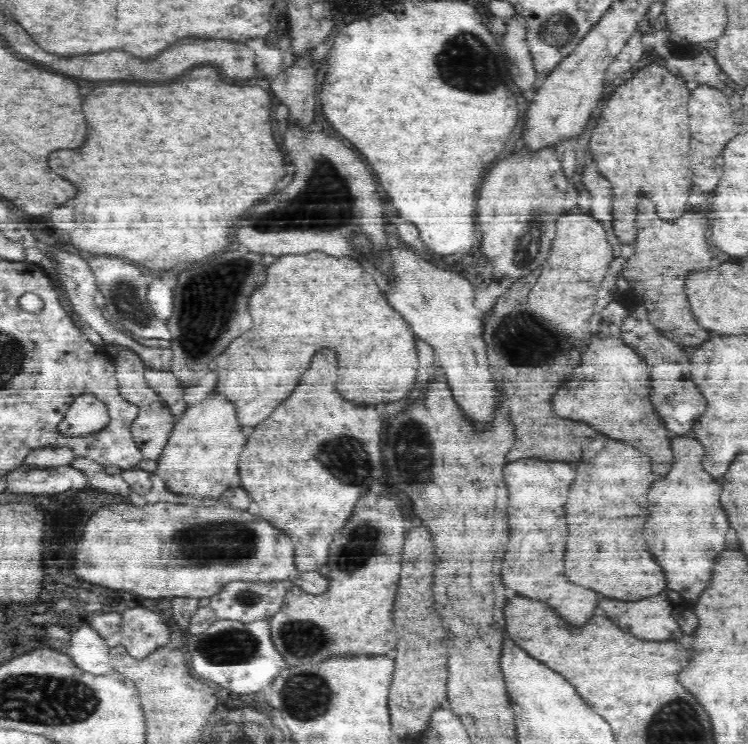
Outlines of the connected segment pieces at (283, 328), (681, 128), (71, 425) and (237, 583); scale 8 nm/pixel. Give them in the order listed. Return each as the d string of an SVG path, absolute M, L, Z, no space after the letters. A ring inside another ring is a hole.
M310 252L294 256L284 255L265 270L266 280L254 289L250 295L249 313L254 320L254 328L242 334L238 340L226 345L214 360L212 369L206 376L211 388L210 394L228 400L236 410L238 426L256 426L264 420L288 394L294 390L300 378L294 380L294 374L302 374L306 366L276 370L276 360L272 358L276 350L276 342L280 338L310 338L310 346L316 348L332 348L338 354L338 376L336 388L346 400L376 404L382 400L400 398L408 386L414 382L416 374L416 350L414 350L414 334L406 316L402 316L394 306L386 302L376 280L362 268L362 264L354 256L328 256L322 252Z
M652 62L610 96L592 129L589 150L598 170L610 178L614 194L613 224L622 242L634 240L634 220L640 192L652 194L662 218L678 218L684 212L692 172L688 150L692 140L688 80L668 67Z
M80 393L69 406L58 430L64 435L80 436L100 432L110 422L108 405L92 393Z
M234 580L210 597L209 607L216 611L217 617L249 621L258 617L270 617L283 606L289 583L282 580Z

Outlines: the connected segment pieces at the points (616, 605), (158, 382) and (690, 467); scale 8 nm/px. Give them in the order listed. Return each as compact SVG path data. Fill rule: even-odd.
M660 592L656 596L644 598L644 600L636 600L636 602L624 602L624 600L600 600L598 608L612 618L614 624L618 624L618 628L622 628L624 632L630 632L632 636L638 636L638 639L644 641L664 641L672 639L678 640L684 638L684 630L678 624L676 612L674 612L674 600L670 600L670 596L666 596L666 592Z
M147 367L146 382L162 399L164 406L170 411L173 422L178 422L182 413L188 408L184 403L184 387L172 372L160 371Z
M677 434L671 438L671 449L674 454L672 468L664 478L652 482L648 496L652 502L652 516L646 524L646 540L650 552L668 572L668 586L696 600L706 586L706 572L710 570L712 558L722 552L728 516L720 504L722 484L702 468L704 445L696 436ZM702 528L706 528L706 532L702 532Z

